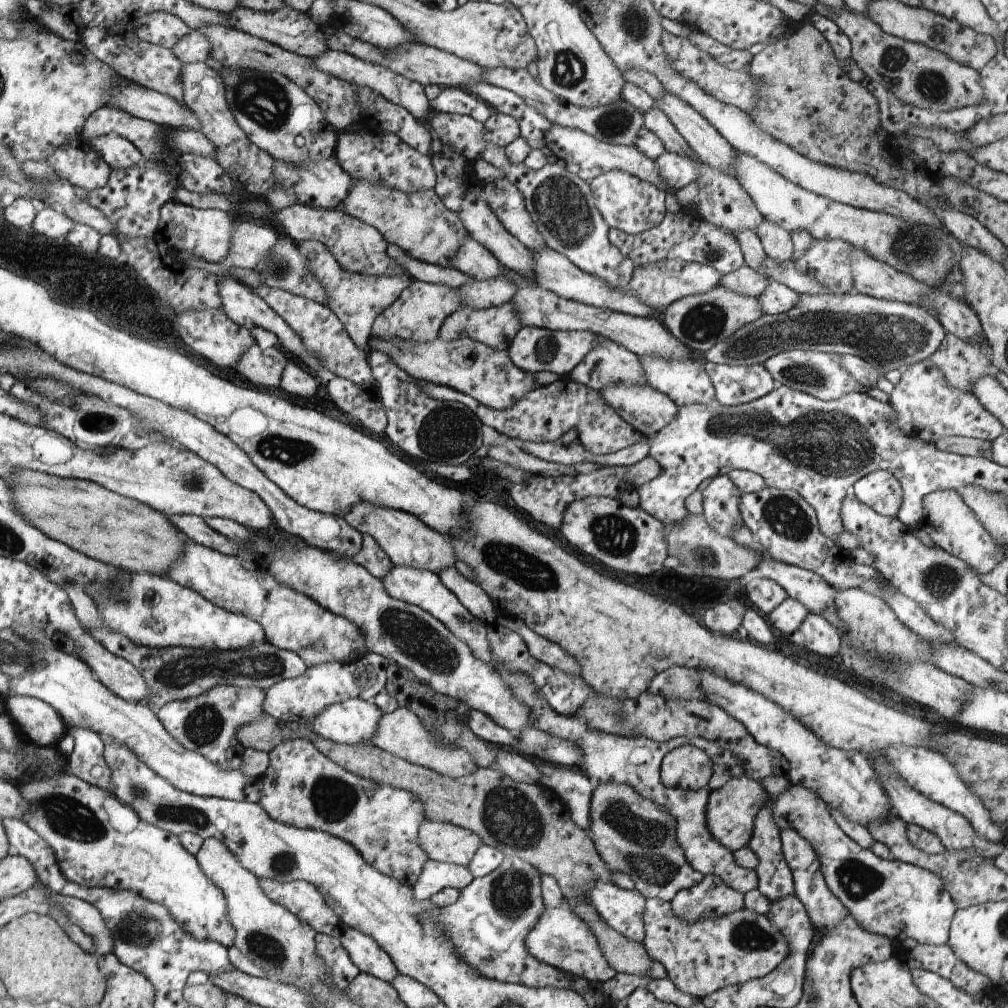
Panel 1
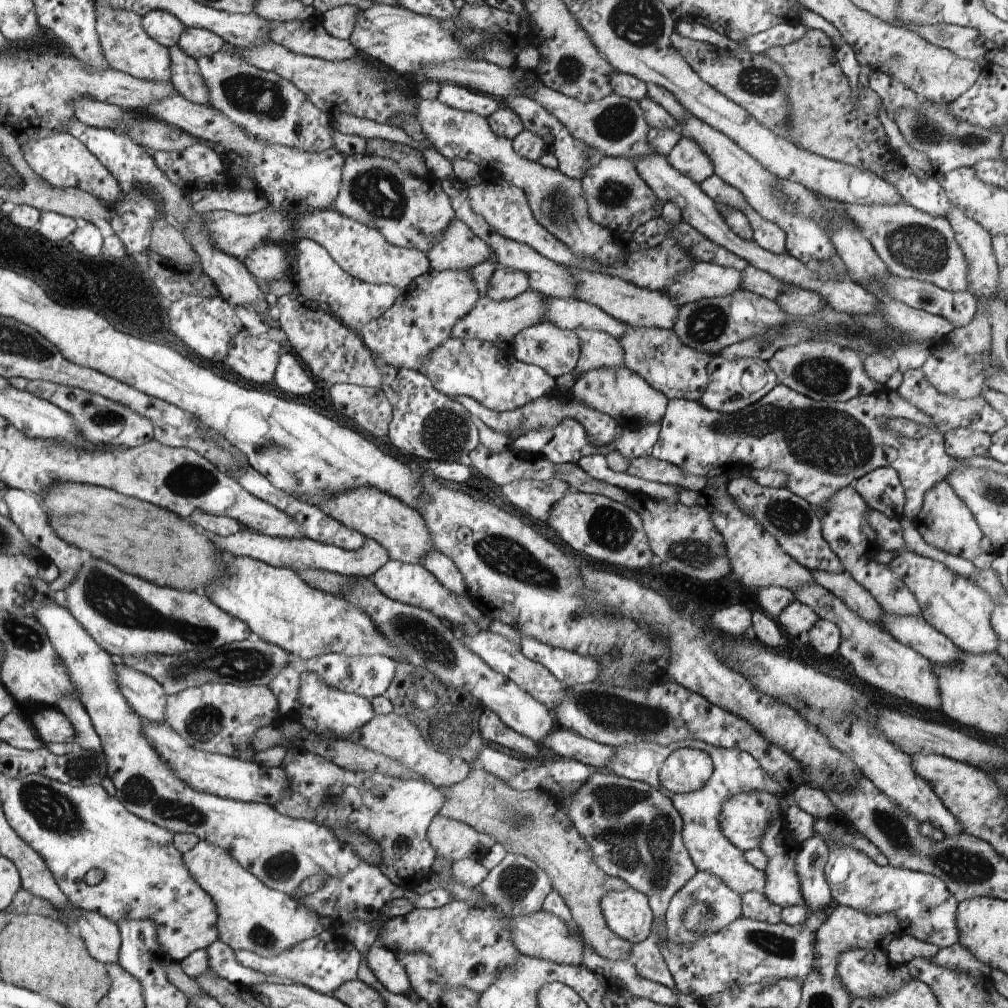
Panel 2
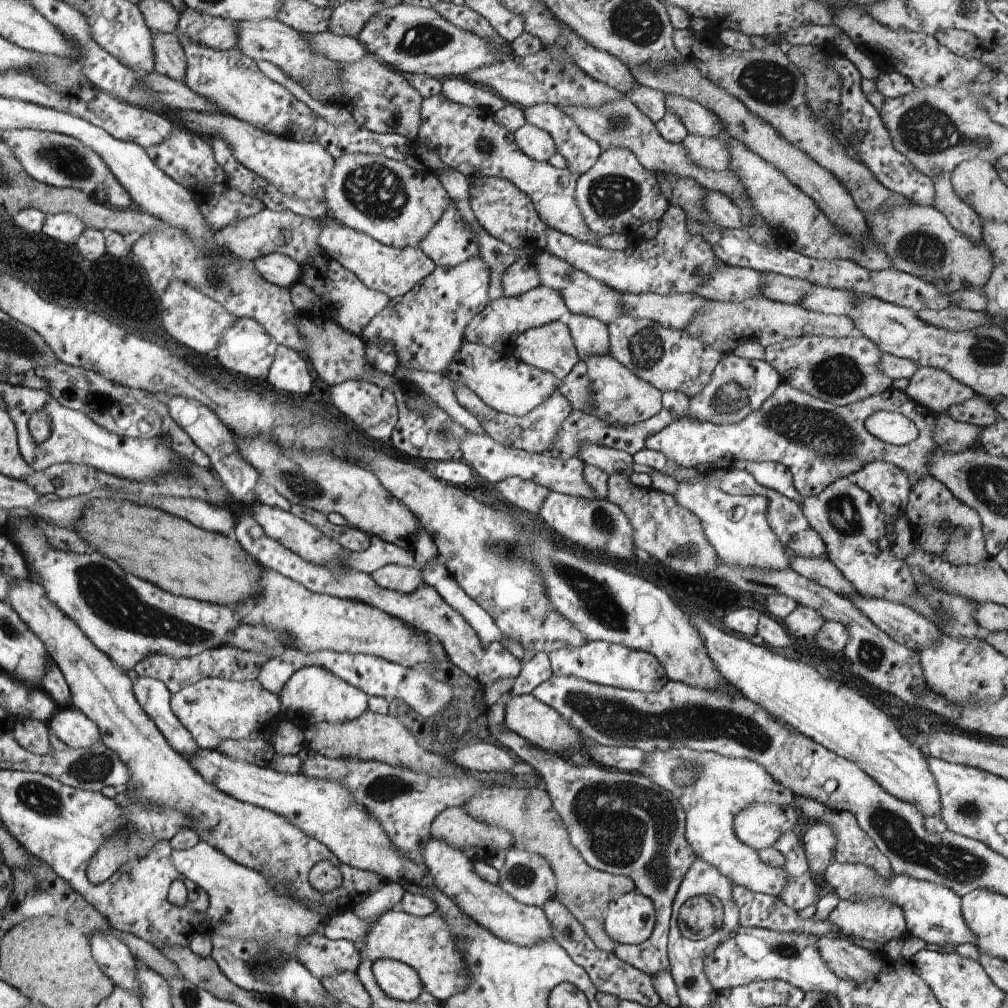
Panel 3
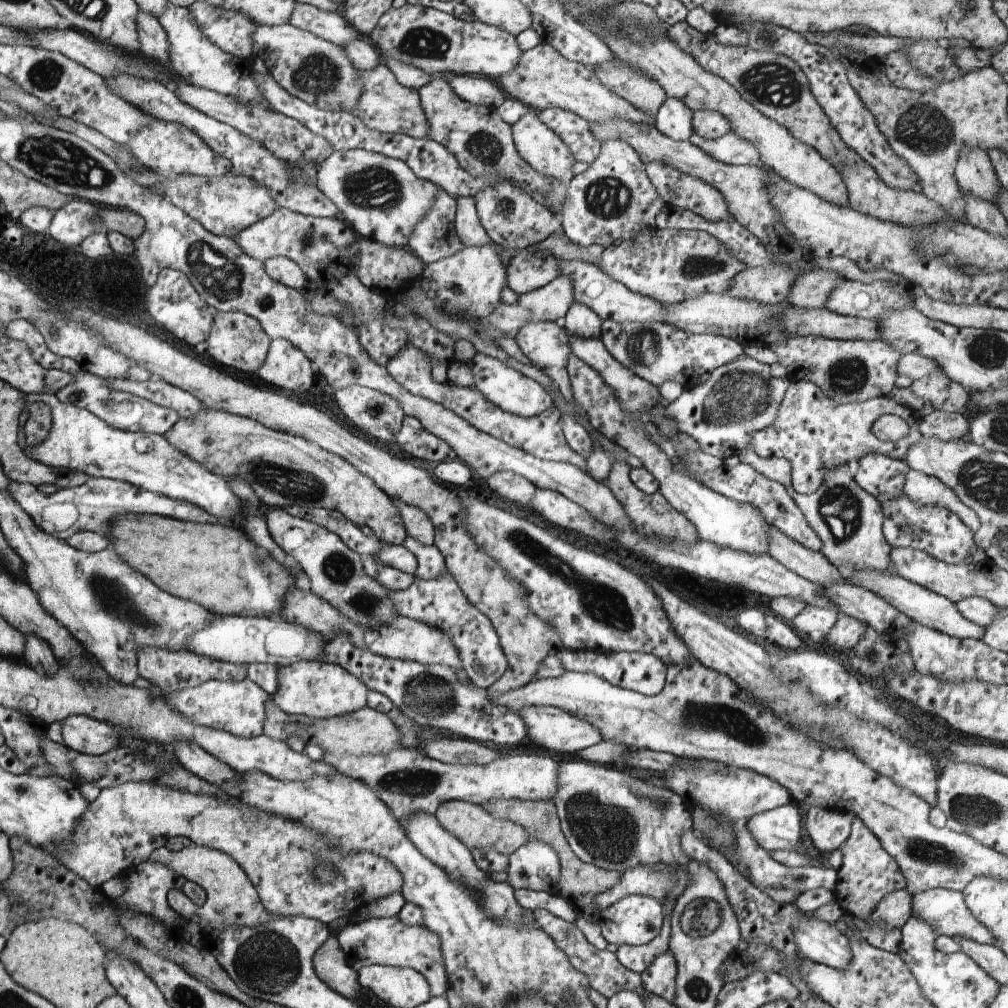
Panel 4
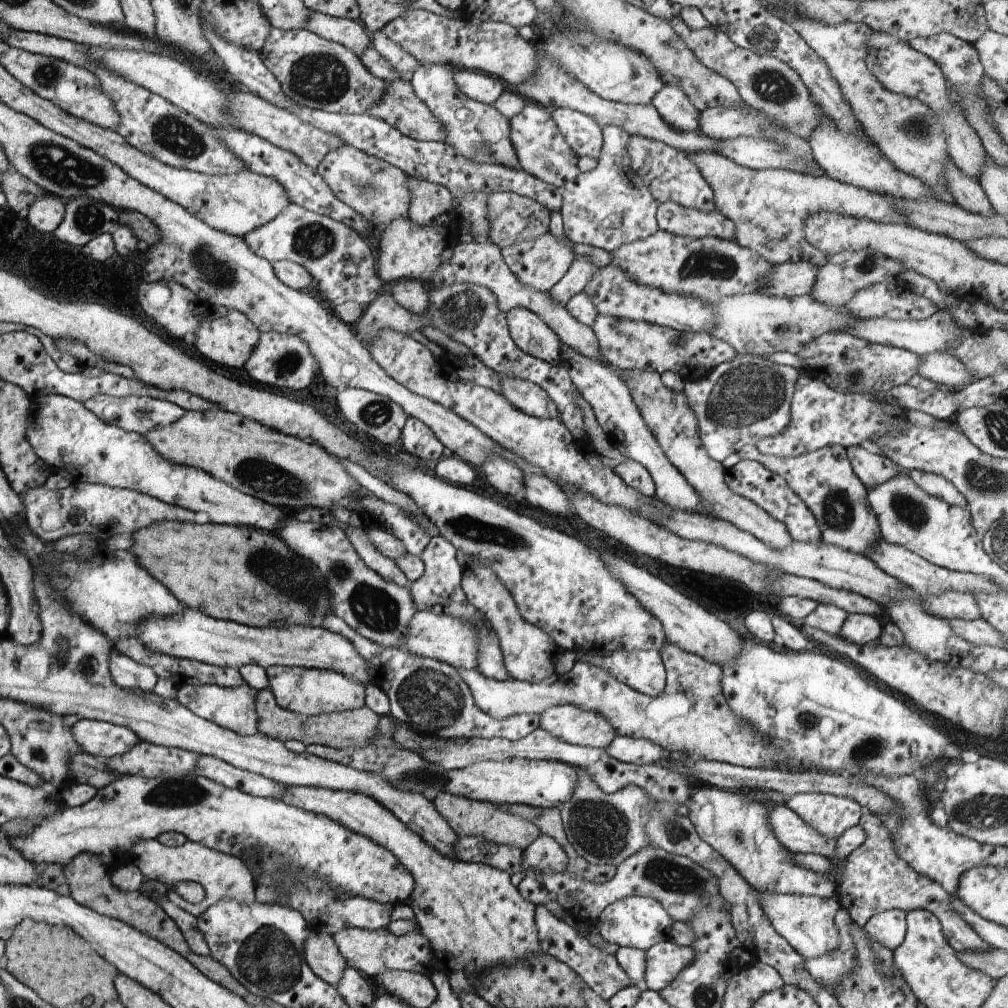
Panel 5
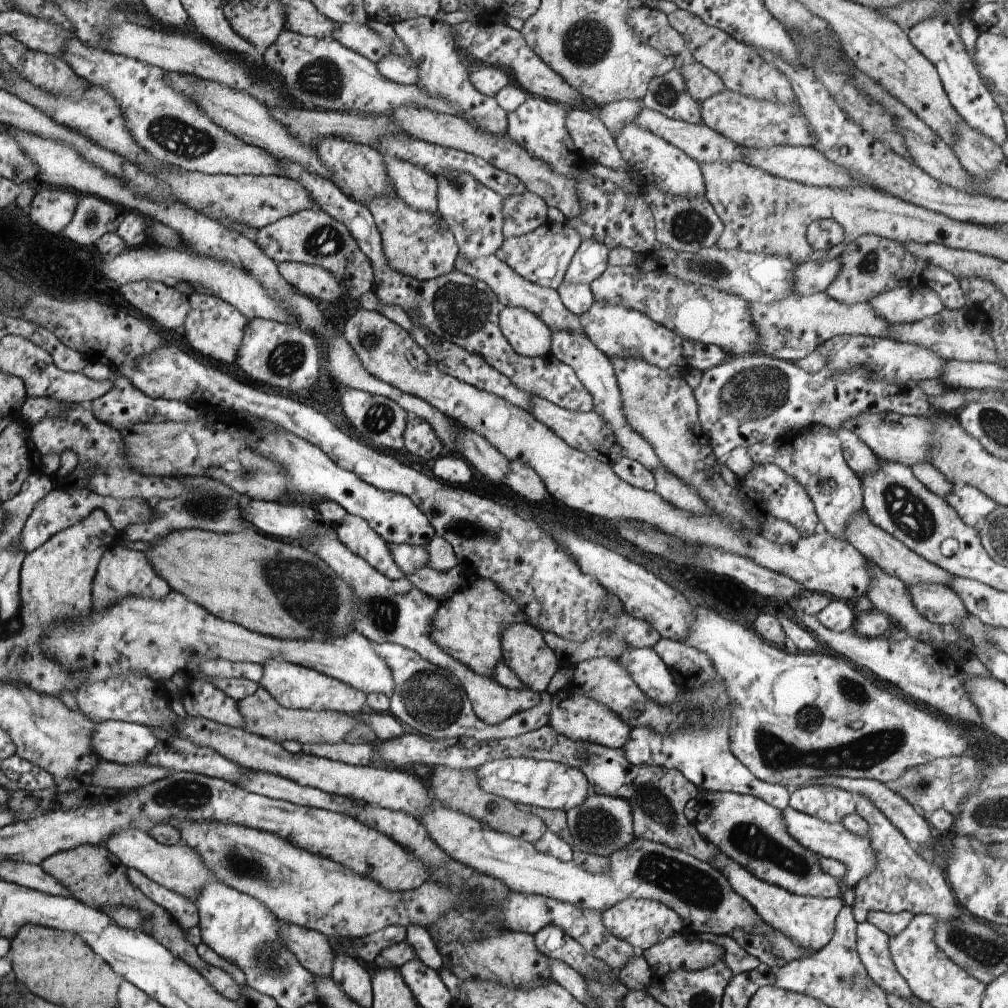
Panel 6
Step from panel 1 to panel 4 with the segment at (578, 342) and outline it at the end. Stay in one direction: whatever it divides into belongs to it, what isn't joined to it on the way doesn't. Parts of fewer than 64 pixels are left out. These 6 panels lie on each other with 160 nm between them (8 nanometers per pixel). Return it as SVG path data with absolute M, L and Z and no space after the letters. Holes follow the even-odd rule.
M553 321L529 322L521 326L513 337L517 346L520 346L521 352L552 380L563 398L576 410L576 413L586 418L584 410L576 406L570 393L570 382L566 371L567 361L571 354L568 343L569 334L564 331L560 323Z

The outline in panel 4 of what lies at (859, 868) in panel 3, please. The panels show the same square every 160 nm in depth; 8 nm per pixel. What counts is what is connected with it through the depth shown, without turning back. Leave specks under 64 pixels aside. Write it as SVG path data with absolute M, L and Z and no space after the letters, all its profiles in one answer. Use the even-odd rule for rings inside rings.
M935 887L910 895L910 916L926 922L938 936L961 937L979 944L990 945L994 941L992 934L972 916L965 906L962 891Z

